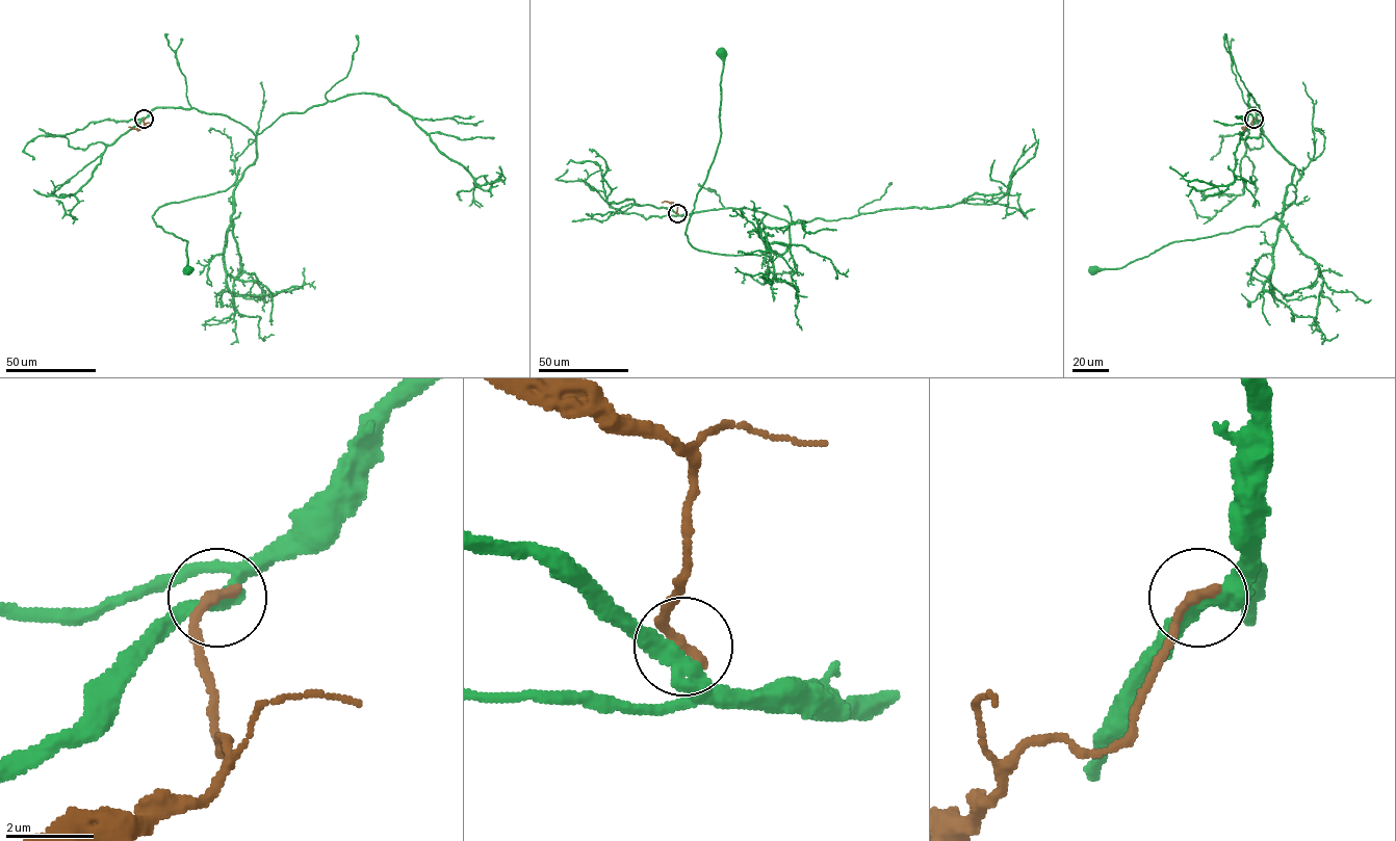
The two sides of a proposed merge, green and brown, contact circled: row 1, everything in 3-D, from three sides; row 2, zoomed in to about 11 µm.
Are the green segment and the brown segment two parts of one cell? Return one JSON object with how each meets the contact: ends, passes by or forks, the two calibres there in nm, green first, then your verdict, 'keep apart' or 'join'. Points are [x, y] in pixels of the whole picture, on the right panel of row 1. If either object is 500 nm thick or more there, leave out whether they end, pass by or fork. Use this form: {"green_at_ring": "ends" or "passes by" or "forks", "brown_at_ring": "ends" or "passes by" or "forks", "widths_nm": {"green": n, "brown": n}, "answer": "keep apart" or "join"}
{"green_at_ring": "passes by", "brown_at_ring": "ends", "widths_nm": {"green": 320, "brown": 280}, "answer": "keep apart"}

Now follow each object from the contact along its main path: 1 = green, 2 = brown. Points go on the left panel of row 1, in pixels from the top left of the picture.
1: (144, 119), (158, 107), (197, 108), (256, 136), (257, 158), (236, 183), (152, 215), (187, 242), (187, 269)
2: (144, 119), (143, 127), (129, 127)

